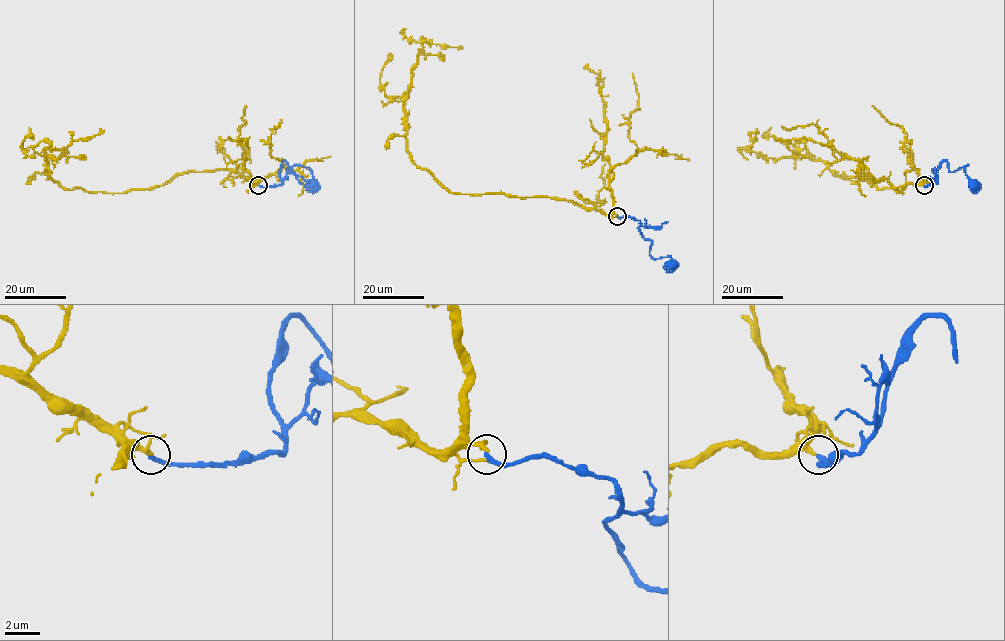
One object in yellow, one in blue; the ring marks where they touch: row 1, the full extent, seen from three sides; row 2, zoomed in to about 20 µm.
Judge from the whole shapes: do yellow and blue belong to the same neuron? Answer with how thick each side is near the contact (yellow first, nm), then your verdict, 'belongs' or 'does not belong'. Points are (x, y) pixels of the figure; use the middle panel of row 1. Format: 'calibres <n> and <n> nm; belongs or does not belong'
calibres 180 and 280 nm; belongs

